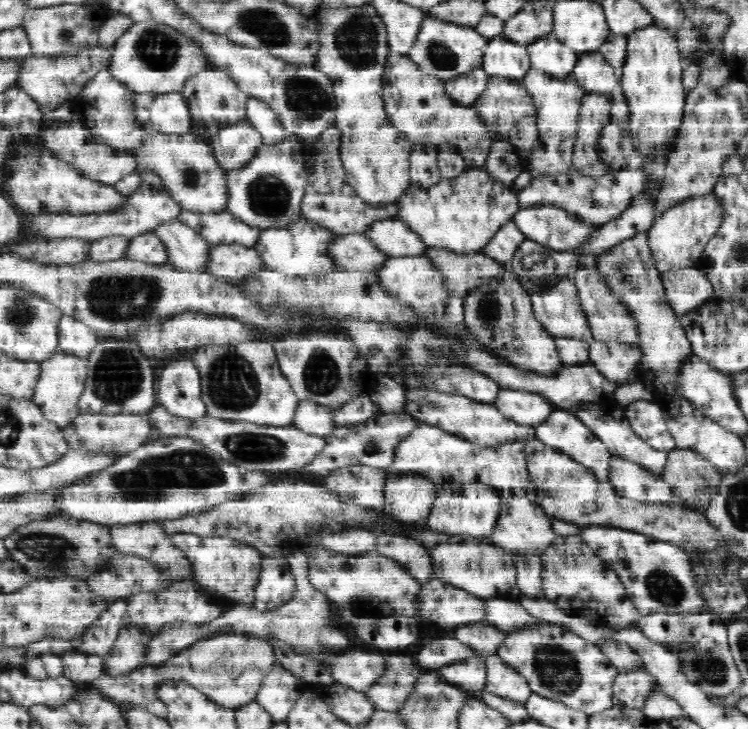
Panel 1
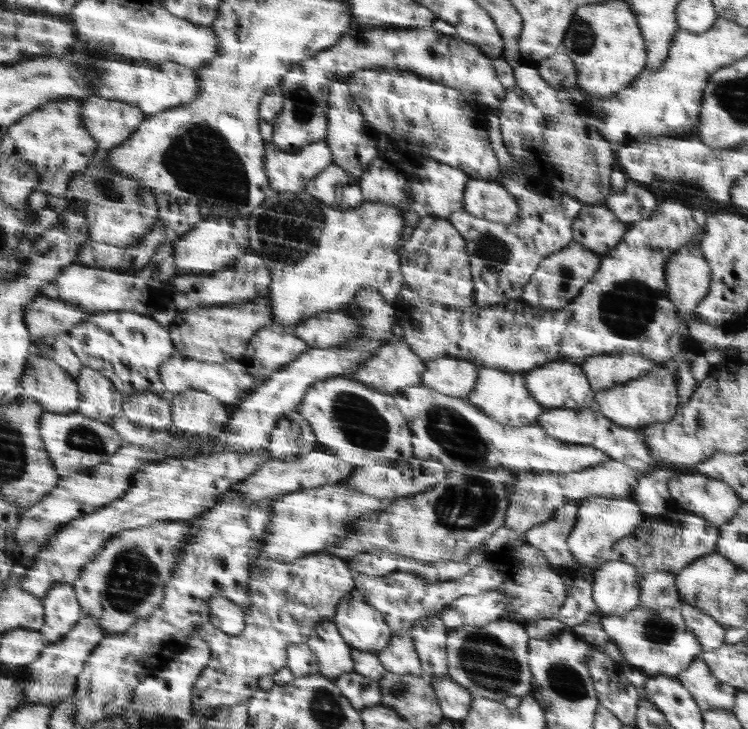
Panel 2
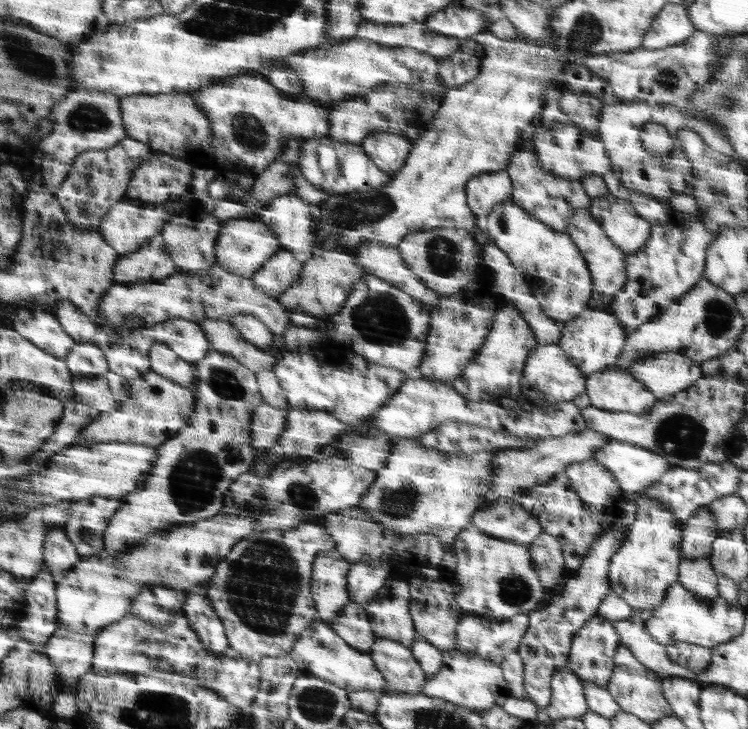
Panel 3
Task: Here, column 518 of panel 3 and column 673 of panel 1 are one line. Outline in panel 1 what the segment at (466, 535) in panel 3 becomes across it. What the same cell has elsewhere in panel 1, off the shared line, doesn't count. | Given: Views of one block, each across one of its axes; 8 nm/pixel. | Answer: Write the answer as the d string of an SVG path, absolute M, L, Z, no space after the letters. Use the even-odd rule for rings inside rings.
M592 525L579 528L579 537L616 572L629 598L642 614L684 614L704 608L704 598L695 582L690 554L683 547L623 527Z

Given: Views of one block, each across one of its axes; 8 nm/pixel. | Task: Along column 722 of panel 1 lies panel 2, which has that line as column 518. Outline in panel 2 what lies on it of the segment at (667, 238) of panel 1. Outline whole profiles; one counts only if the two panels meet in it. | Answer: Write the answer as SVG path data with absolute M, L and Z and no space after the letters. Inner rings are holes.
M471 178L465 190L463 208L472 215L505 225L512 224L521 217L516 196L496 180L490 179Z

